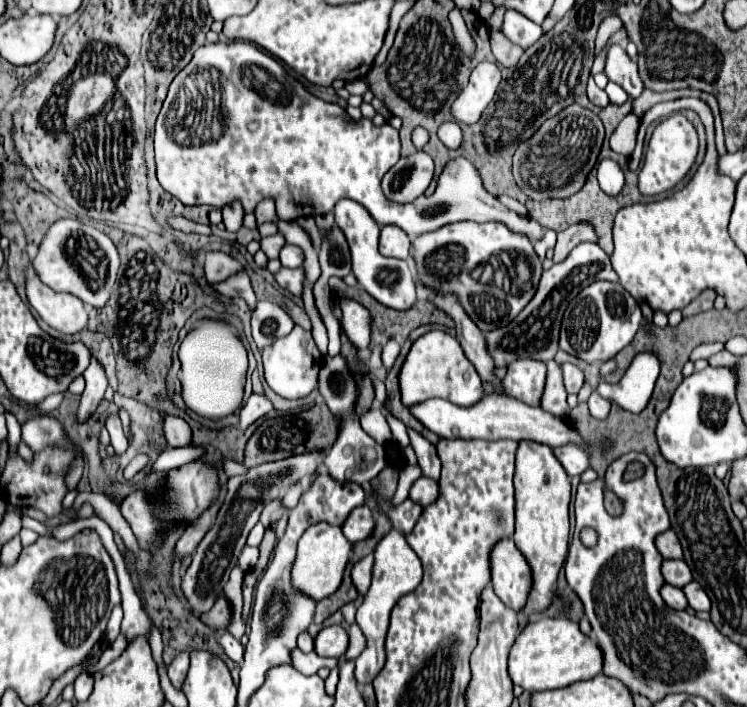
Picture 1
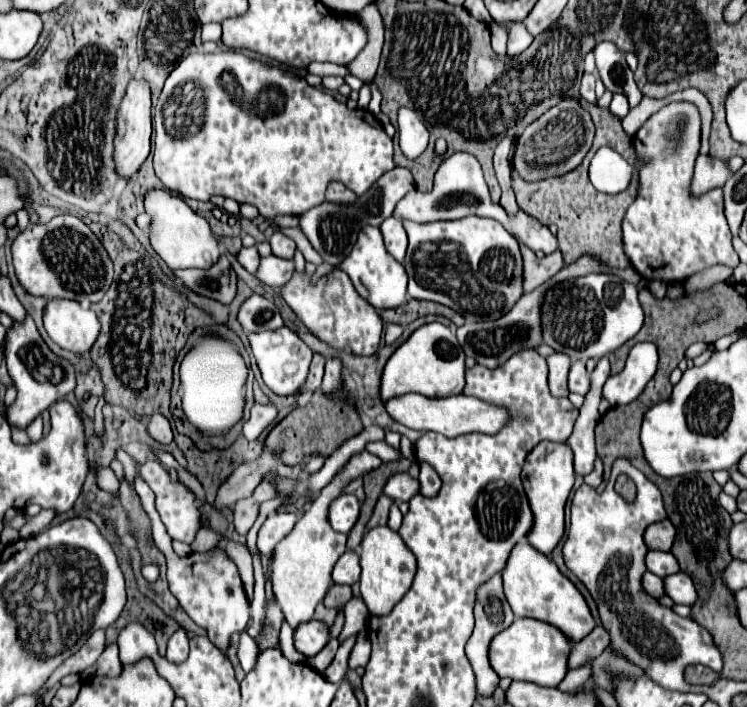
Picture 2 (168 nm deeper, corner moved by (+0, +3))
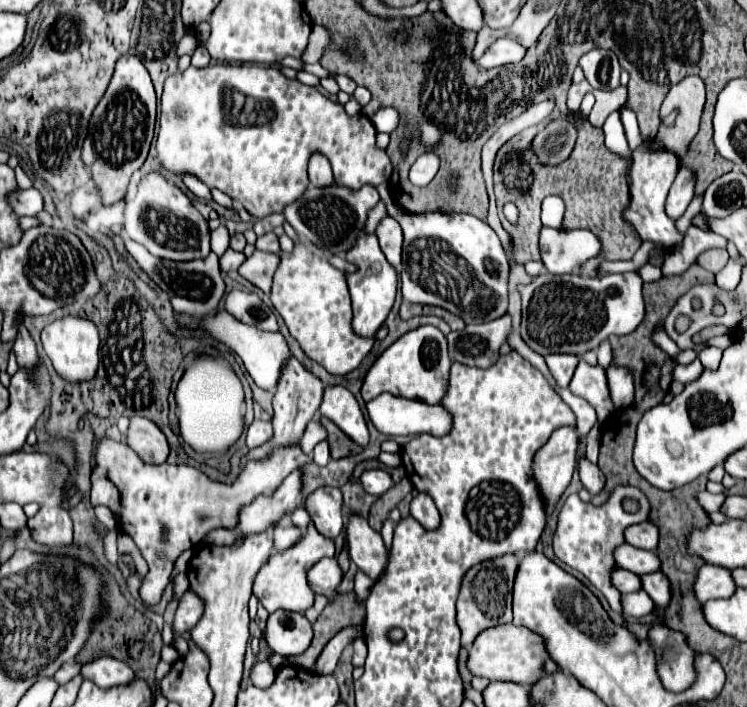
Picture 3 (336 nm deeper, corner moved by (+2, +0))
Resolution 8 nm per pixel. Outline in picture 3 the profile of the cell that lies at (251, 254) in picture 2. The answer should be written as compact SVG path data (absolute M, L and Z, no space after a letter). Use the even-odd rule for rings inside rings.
M227 250L221 258L219 258L219 264L221 264L221 270L223 272L229 272L229 270L237 270L243 262L245 262L245 254L243 252L237 252L237 250Z

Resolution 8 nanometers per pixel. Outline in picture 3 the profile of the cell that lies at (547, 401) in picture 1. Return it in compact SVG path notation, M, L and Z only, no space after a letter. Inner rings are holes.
M553 354L553 356L547 356L545 362L547 362L547 368L549 368L553 380L557 382L557 386L567 388L579 358L575 358L573 354Z

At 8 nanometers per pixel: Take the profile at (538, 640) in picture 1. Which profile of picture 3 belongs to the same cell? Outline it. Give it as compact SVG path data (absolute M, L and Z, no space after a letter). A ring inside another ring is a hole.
M503 624L485 630L485 634L479 634L479 638L473 642L473 648L469 650L469 668L473 676L533 686L543 678L545 656L547 656L547 642L539 634L533 634L525 626Z

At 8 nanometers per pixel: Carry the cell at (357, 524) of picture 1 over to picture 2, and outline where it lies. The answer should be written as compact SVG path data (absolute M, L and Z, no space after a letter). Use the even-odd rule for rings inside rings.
M339 495L331 505L329 505L329 523L335 531L339 533L349 533L351 527L355 525L359 517L359 501L355 495Z

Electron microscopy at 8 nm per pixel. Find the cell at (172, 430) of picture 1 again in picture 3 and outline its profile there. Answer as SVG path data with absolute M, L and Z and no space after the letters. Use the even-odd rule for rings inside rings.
M131 418L127 432L127 444L143 458L147 464L163 464L169 456L169 444L159 426L147 418Z

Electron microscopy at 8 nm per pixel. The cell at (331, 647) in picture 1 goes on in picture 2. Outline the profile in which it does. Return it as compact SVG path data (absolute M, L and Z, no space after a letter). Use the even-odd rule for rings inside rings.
M315 619L303 623L301 627L295 627L293 631L293 645L305 657L317 655L327 645L327 641L329 641L329 627Z

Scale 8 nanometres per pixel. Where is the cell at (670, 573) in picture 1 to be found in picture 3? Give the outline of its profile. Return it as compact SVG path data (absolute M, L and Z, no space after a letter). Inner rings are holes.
M623 544L623 546L619 546L619 550L615 550L615 560L619 562L619 568L625 568L639 576L661 570L661 562L655 552L639 550L629 544Z

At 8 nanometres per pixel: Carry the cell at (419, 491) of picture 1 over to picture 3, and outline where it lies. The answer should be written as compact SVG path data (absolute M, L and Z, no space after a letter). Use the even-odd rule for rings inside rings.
M367 470L367 472L363 472L361 484L363 484L365 492L369 492L373 496L381 496L389 488L393 488L393 480L385 470Z

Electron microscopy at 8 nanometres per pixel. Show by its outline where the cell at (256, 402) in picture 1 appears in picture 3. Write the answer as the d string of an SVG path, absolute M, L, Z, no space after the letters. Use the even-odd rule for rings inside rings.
M253 420L247 428L247 446L255 448L263 442L267 442L271 438L273 430L271 430L271 422L263 422L263 420Z

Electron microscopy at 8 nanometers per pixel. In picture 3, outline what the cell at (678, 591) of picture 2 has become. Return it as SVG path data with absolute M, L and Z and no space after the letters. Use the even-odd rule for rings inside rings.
M653 572L641 576L643 590L653 598L653 602L659 608L667 608L667 602L671 602L671 582L665 578L663 572Z

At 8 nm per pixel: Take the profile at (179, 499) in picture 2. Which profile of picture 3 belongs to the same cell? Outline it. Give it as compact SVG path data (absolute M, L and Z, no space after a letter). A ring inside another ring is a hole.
M115 440L99 442L95 460L97 464L91 476L91 504L109 506L119 520L119 528L135 540L137 548L147 560L149 572L145 574L139 592L143 602L149 606L159 602L161 592L169 582L173 562L183 550L195 548L209 530L237 528L239 512L245 506L249 506L261 494L273 494L293 470L307 464L307 456L299 450L299 446L275 450L269 460L247 464L245 472L231 486L227 486L209 480L201 470L187 464L145 464L129 446L123 446ZM163 528L169 532L167 540L163 540Z

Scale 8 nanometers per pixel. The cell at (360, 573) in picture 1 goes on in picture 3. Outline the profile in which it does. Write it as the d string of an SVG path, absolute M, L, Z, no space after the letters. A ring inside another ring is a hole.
M323 558L311 568L309 574L309 582L315 594L323 594L327 598L331 598L337 592L341 580L343 580L343 570L337 558Z

